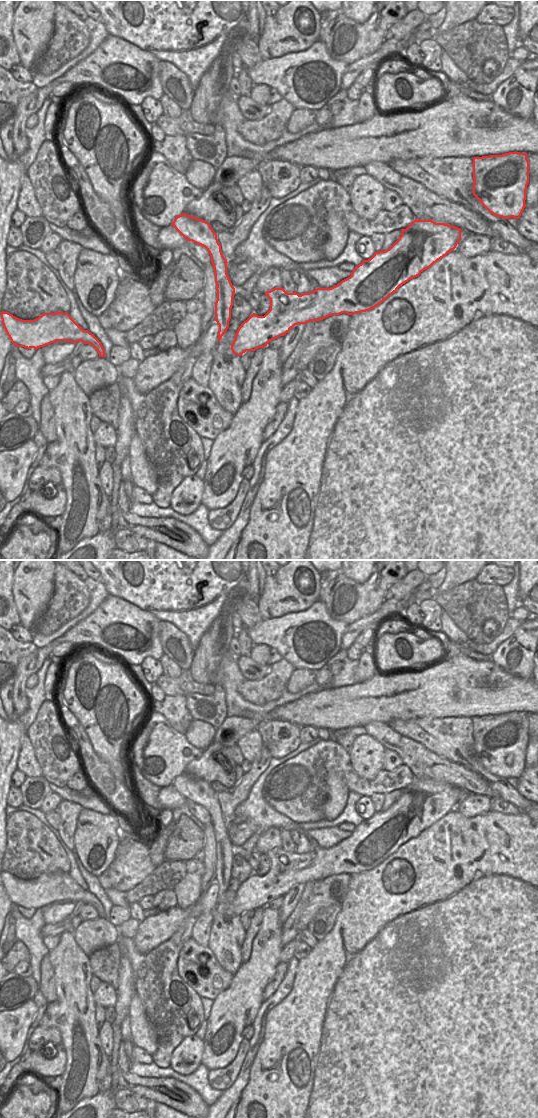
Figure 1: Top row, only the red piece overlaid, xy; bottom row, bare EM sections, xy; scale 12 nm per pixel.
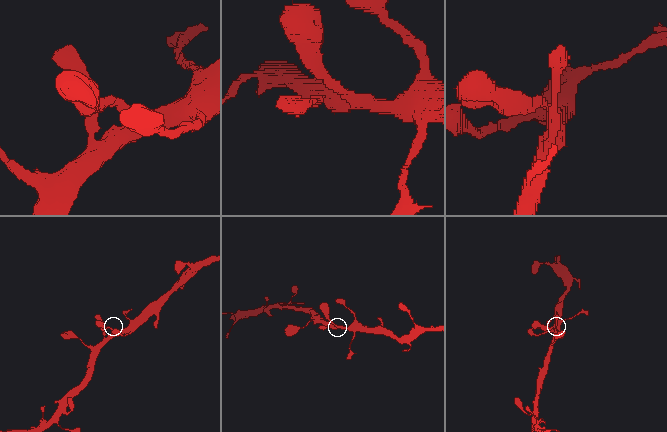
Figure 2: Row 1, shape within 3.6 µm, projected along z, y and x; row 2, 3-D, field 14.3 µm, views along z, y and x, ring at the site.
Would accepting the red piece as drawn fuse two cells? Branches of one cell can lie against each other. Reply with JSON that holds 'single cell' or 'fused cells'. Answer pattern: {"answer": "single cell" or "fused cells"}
{"answer": "single cell"}

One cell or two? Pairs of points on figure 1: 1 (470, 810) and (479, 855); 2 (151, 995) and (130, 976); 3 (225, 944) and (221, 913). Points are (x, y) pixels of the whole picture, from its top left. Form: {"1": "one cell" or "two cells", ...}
{"1": "two cells", "2": "two cells", "3": "one cell"}

